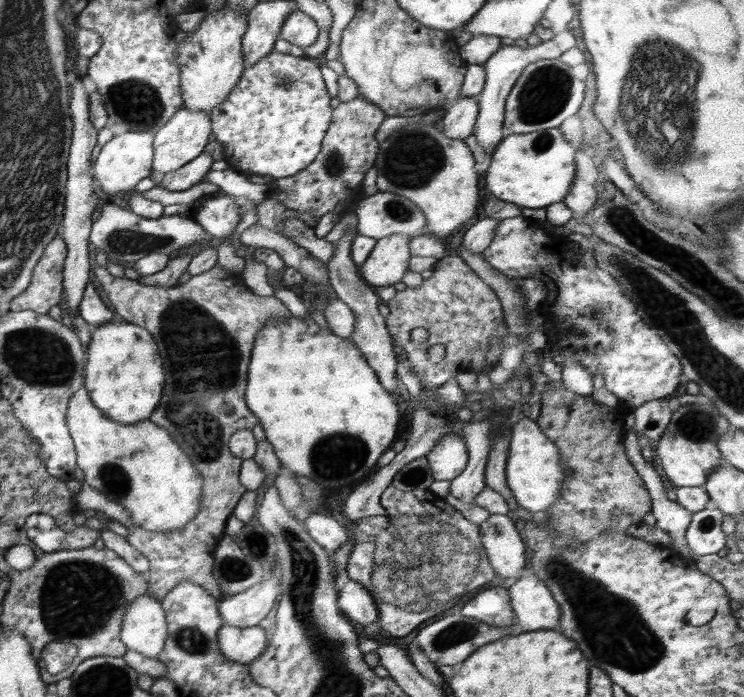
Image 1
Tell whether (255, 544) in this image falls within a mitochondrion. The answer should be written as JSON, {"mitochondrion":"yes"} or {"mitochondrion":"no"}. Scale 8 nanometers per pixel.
{"mitochondrion":"yes"}

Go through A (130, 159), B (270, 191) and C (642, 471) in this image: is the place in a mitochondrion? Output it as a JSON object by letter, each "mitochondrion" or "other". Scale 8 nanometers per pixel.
{"A":"other","B":"other","C":"other"}

